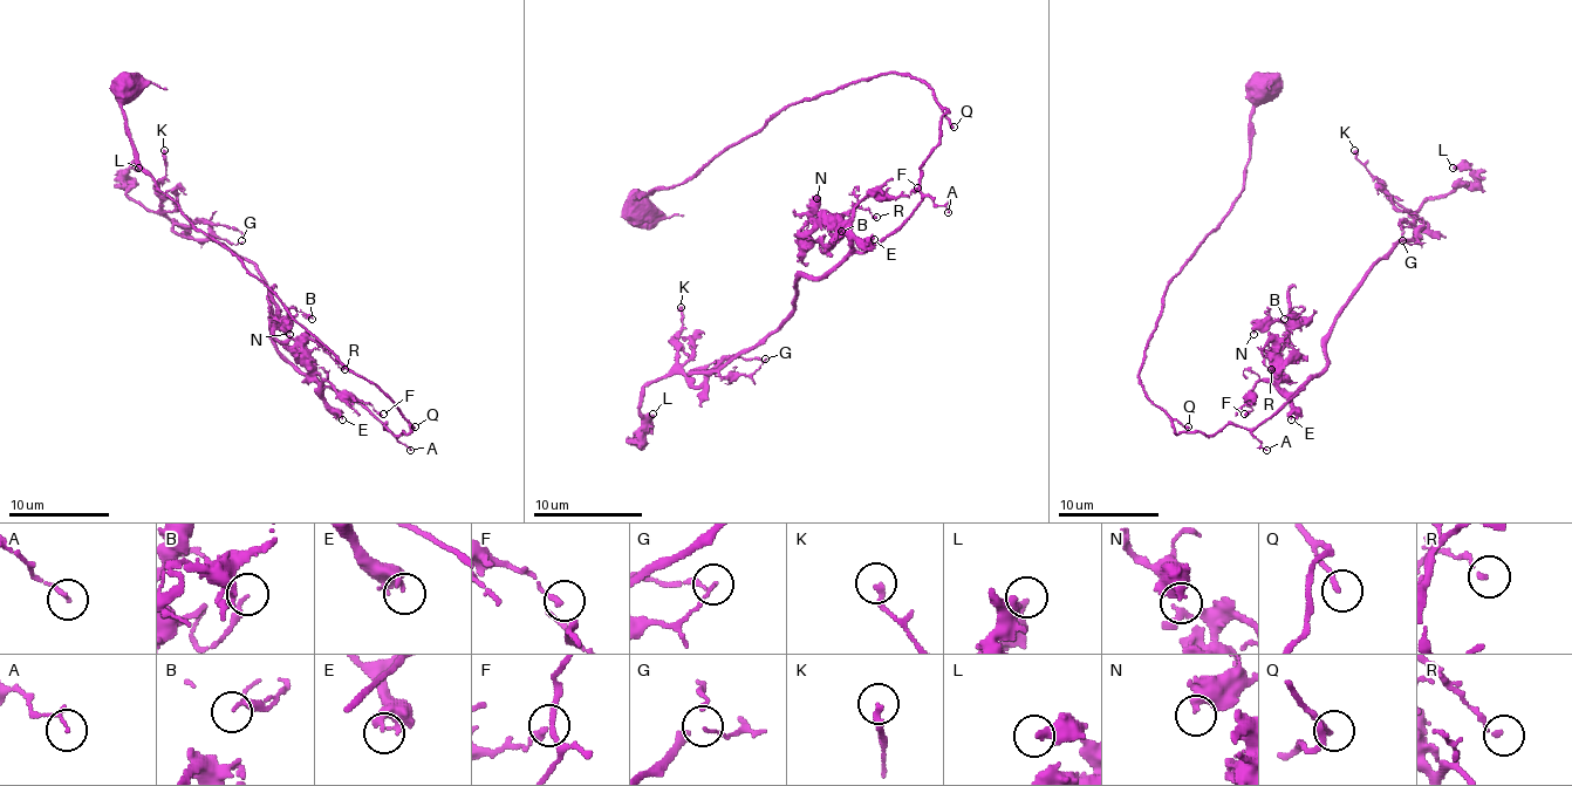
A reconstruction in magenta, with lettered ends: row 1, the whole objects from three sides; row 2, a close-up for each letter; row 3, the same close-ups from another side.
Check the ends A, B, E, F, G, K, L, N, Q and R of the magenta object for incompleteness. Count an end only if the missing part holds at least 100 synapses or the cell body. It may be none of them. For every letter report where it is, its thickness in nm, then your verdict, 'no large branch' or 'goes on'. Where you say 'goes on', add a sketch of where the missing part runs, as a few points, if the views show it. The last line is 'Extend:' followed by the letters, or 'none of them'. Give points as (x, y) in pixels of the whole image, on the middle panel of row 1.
A: (948, 212) | 130 nm | no large branch
B: (841, 231) | 200 nm | no large branch
E: (874, 239) | 280 nm | no large branch
F: (917, 188) | 140 nm | no large branch
G: (765, 359) | 80 nm | no large branch
K: (681, 307) | 220 nm | no large branch
L: (653, 414) | 400 nm | no large branch
N: (817, 198) | 440 nm | no large branch
Q: (954, 127) | 160 nm | no large branch
R: (876, 217) | 140 nm | no large branch
Extend: none of them

